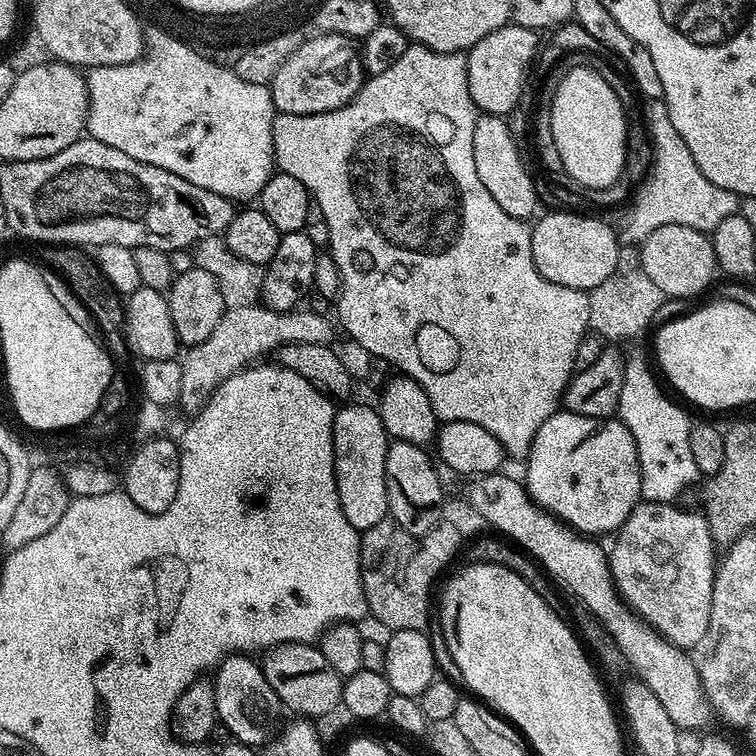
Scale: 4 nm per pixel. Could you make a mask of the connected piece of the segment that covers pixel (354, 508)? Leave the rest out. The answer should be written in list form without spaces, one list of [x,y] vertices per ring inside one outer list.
[[[348,404],[337,407],[336,417],[332,426],[332,437],[334,438],[334,474],[336,475],[336,485],[338,486],[338,498],[342,502],[342,514],[346,514],[346,522],[350,522],[350,526],[354,526],[357,532],[363,534],[366,530],[370,530],[370,526],[378,526],[378,522],[382,522],[388,516],[388,499],[386,498],[386,450],[390,443],[388,431],[382,426],[382,418],[379,411],[375,407],[372,408],[368,404]]]

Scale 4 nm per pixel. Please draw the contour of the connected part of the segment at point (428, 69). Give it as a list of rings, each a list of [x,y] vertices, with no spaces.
[[[409,43],[405,53],[388,70],[384,70],[376,76],[369,75],[360,88],[359,94],[346,106],[342,106],[338,110],[330,110],[322,114],[310,114],[309,116],[277,115],[274,129],[276,134],[276,139],[274,140],[274,164],[279,171],[290,174],[290,178],[298,178],[298,182],[302,182],[302,186],[308,188],[308,195],[314,203],[322,206],[322,214],[326,214],[326,226],[330,226],[328,248],[342,278],[340,295],[334,301],[337,316],[335,316],[335,319],[338,324],[338,319],[340,319],[341,326],[349,332],[347,335],[353,341],[356,341],[358,346],[362,346],[363,349],[367,350],[370,356],[377,361],[385,360],[386,363],[393,364],[396,367],[395,371],[397,373],[418,381],[422,386],[422,390],[426,390],[426,394],[430,398],[430,406],[434,406],[437,421],[465,420],[466,422],[474,422],[478,426],[482,426],[482,430],[490,430],[490,434],[494,434],[494,438],[498,438],[498,442],[503,446],[505,453],[509,457],[520,456],[520,458],[524,458],[527,457],[530,446],[534,442],[534,434],[538,434],[538,426],[542,426],[542,422],[546,422],[546,418],[550,418],[561,407],[564,389],[567,387],[568,381],[573,377],[574,369],[576,368],[578,346],[582,342],[582,338],[589,335],[590,332],[588,325],[590,322],[590,302],[588,301],[587,291],[571,288],[570,286],[558,286],[554,282],[542,278],[542,274],[538,274],[538,270],[532,261],[531,227],[525,221],[506,214],[506,210],[502,210],[502,206],[498,206],[498,202],[494,202],[494,198],[490,198],[490,190],[486,190],[486,186],[482,186],[482,181],[478,179],[478,170],[474,170],[474,126],[476,125],[477,115],[478,109],[474,98],[470,98],[467,55],[462,52],[435,52],[429,48],[423,48],[421,44]]]

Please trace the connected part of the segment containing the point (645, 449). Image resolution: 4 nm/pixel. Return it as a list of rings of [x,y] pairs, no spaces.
[[[629,355],[624,366],[625,377],[617,404],[618,419],[626,426],[626,430],[630,430],[634,446],[638,446],[642,478],[640,495],[647,502],[671,504],[679,501],[679,496],[702,476],[690,450],[693,421],[660,389],[660,384],[656,381],[657,373],[648,369],[648,364],[642,357]]]

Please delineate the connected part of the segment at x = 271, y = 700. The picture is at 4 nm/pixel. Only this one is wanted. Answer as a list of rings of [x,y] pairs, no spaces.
[[[229,653],[216,666],[212,681],[215,690],[216,717],[240,744],[259,747],[268,742],[277,727],[282,705],[277,692],[266,681],[263,667],[245,653]]]

